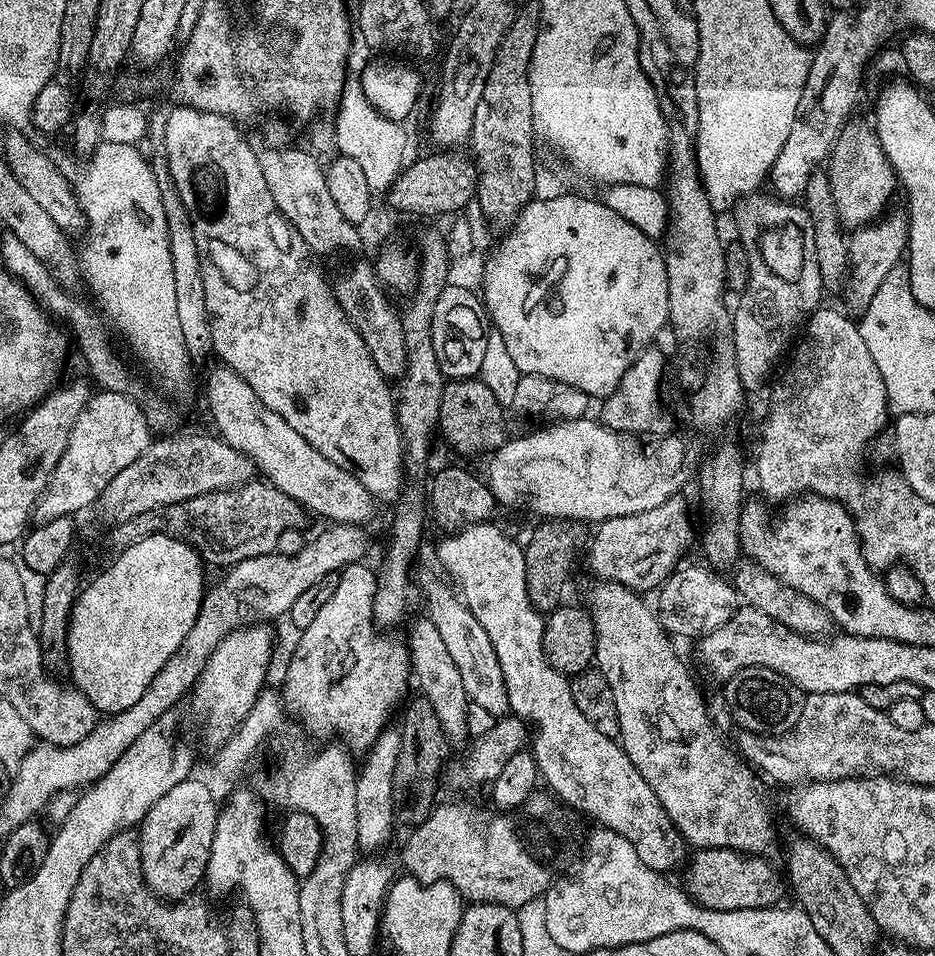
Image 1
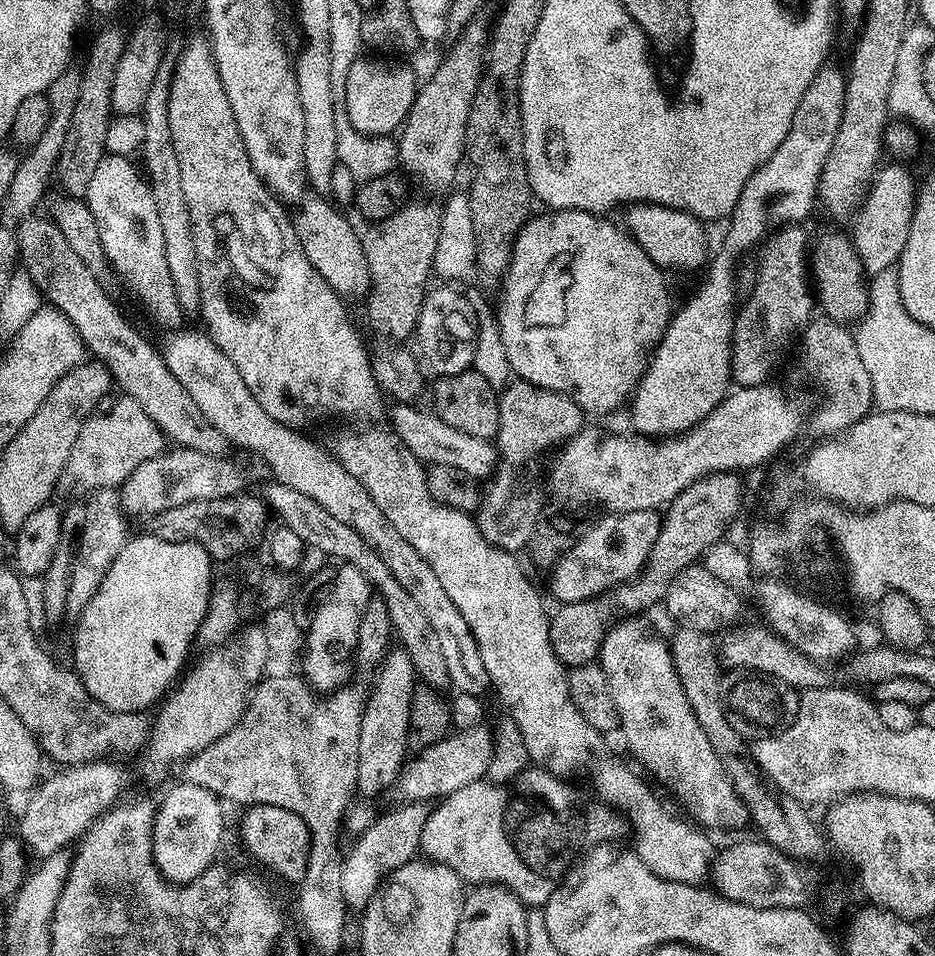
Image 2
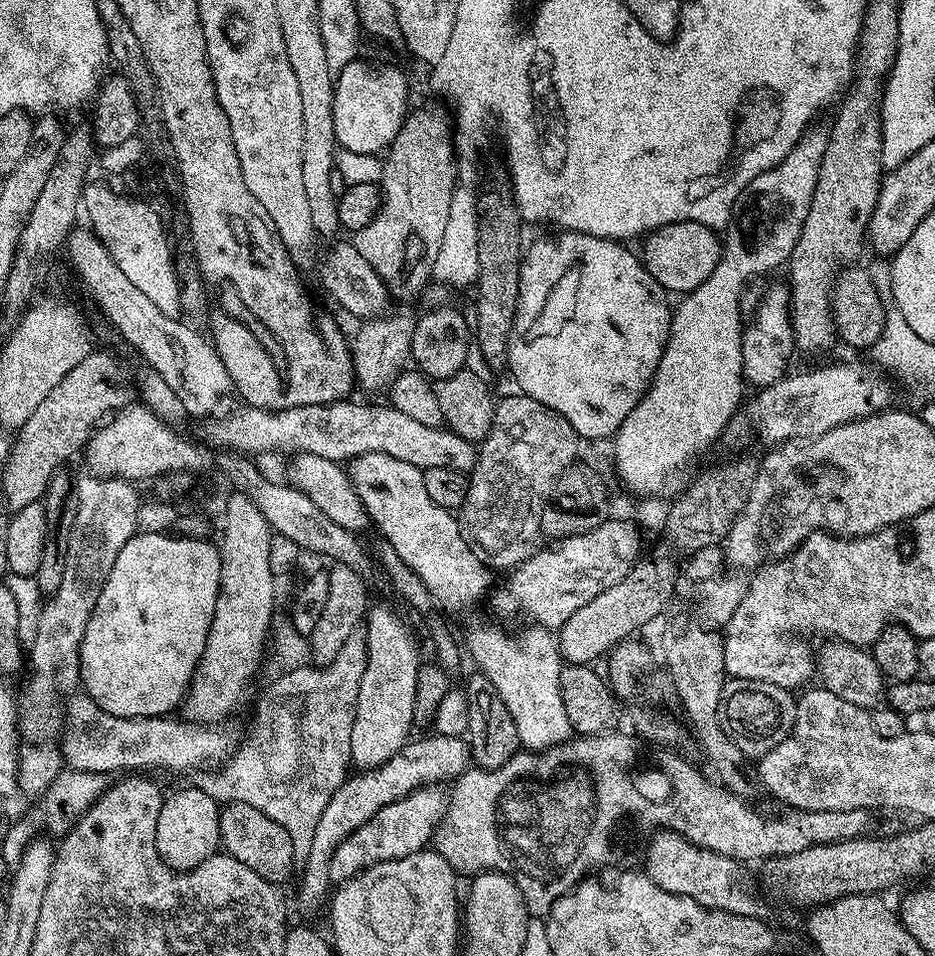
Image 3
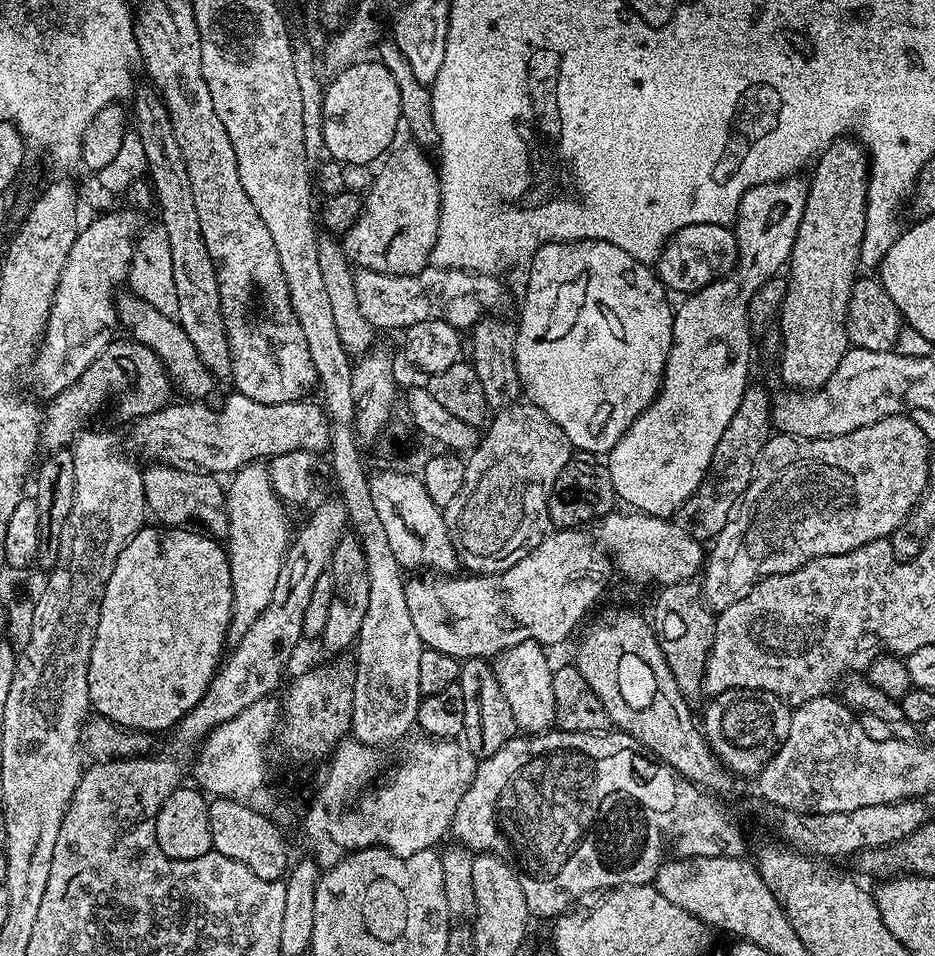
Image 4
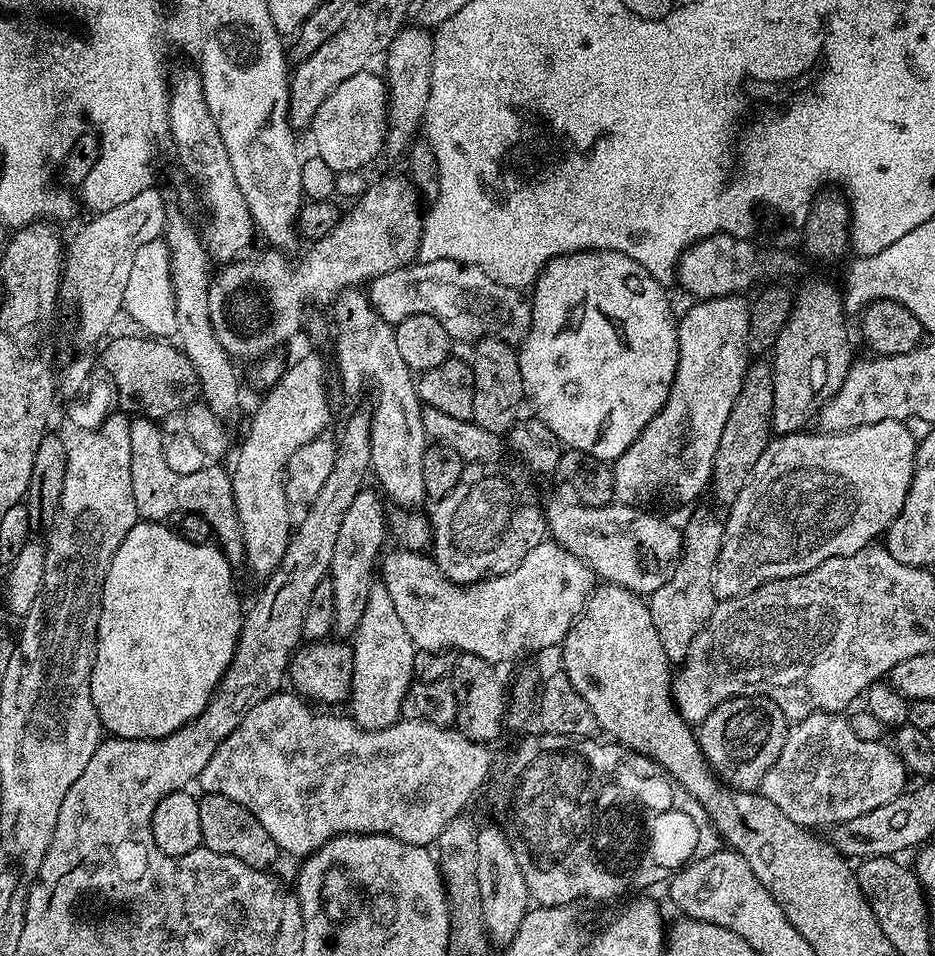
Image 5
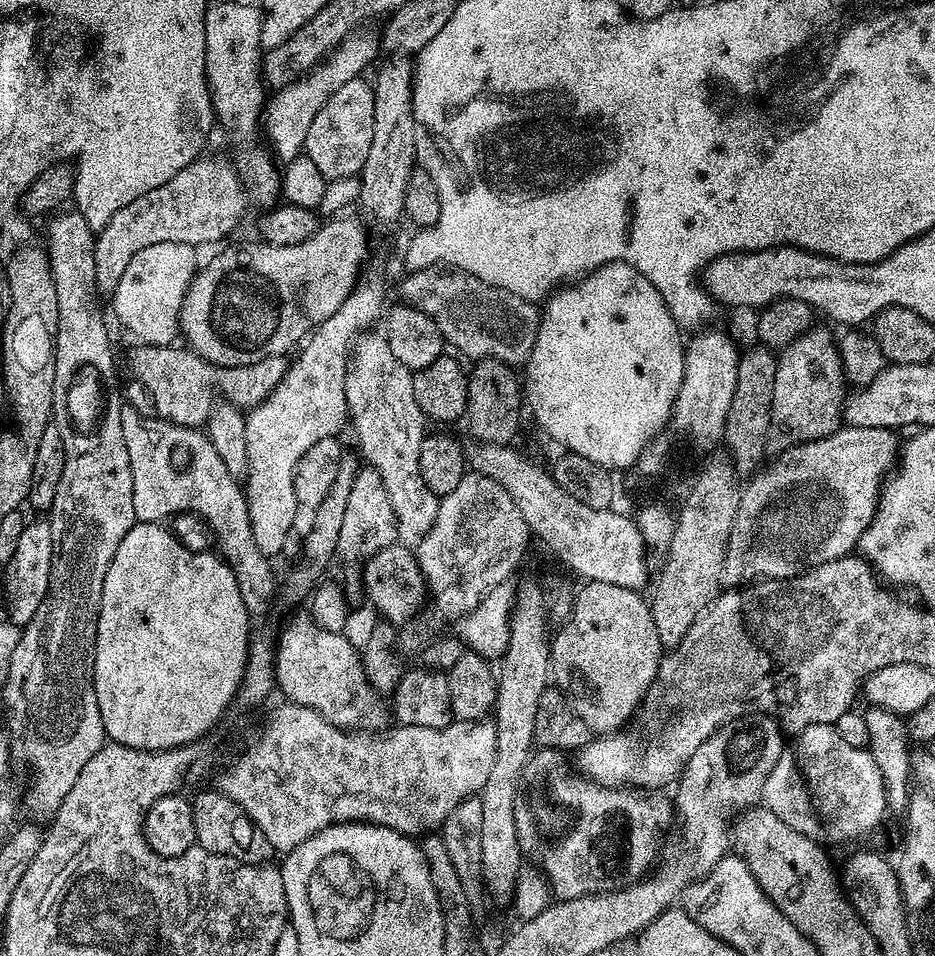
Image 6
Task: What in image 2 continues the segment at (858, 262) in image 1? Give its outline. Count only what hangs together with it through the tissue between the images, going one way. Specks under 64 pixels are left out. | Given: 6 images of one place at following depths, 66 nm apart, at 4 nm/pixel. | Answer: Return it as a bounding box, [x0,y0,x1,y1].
[850,164,918,277]

